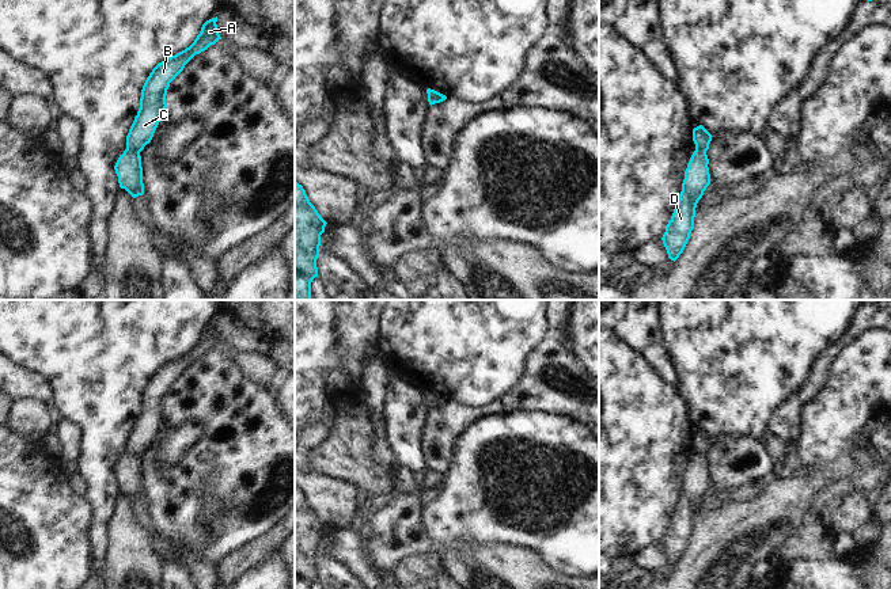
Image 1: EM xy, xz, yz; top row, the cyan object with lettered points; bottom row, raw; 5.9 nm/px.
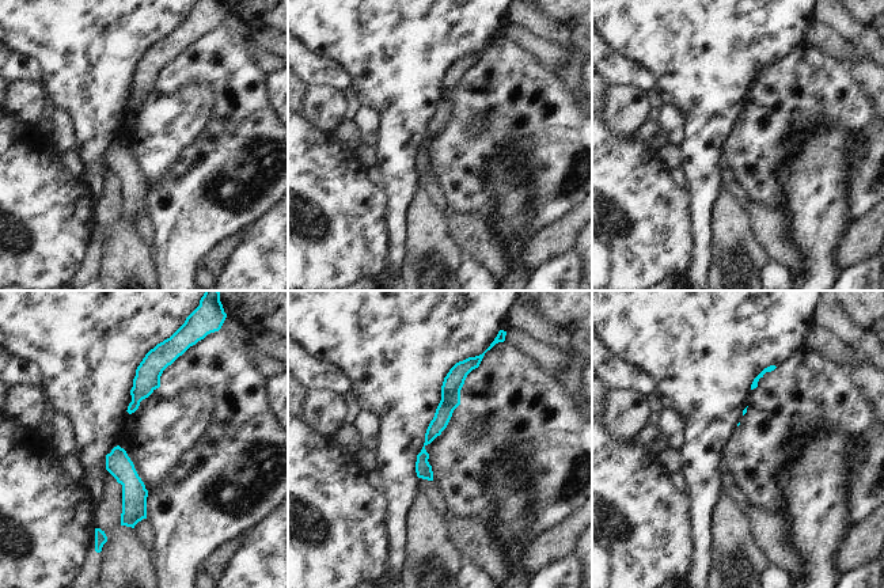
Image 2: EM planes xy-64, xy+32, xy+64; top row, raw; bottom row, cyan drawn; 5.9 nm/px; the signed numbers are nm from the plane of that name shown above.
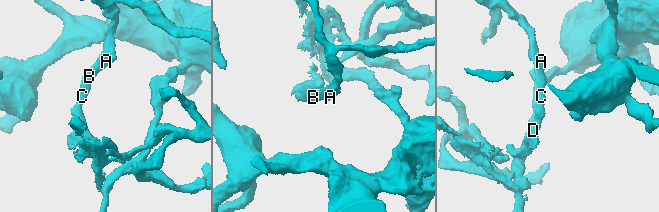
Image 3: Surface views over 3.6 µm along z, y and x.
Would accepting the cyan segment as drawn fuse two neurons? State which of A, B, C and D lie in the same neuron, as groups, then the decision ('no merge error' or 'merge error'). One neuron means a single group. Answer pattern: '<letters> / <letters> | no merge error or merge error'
A B C / D | merge error

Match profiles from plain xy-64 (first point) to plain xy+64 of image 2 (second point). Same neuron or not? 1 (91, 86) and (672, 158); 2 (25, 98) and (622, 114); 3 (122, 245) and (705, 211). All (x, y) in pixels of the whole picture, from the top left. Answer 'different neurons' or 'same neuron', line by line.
1: different neurons
2: same neuron
3: different neurons

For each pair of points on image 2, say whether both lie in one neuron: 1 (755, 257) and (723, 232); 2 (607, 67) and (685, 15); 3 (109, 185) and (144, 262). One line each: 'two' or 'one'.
1: one
2: two
3: one

